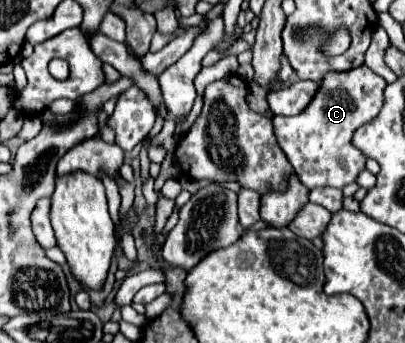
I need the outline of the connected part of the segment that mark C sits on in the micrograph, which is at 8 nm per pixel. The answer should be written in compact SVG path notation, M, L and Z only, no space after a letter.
M366 65L346 71L346 73L328 73L322 81L320 91L316 93L312 103L306 107L306 111L302 111L300 115L294 115L294 117L274 117L272 119L274 135L278 137L278 145L286 153L286 157L292 163L302 185L306 185L308 189L316 189L316 187L344 189L346 185L356 183L358 173L366 169L366 155L358 147L352 145L352 135L362 123L368 123L370 119L374 119L378 115L378 111L384 103L384 97L382 97L384 87L386 87L386 81L380 75L366 69Z

